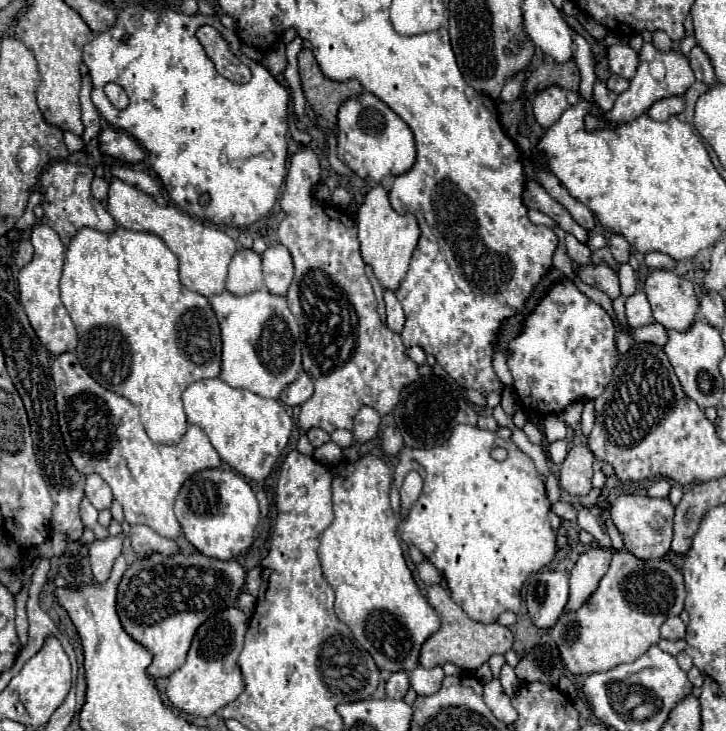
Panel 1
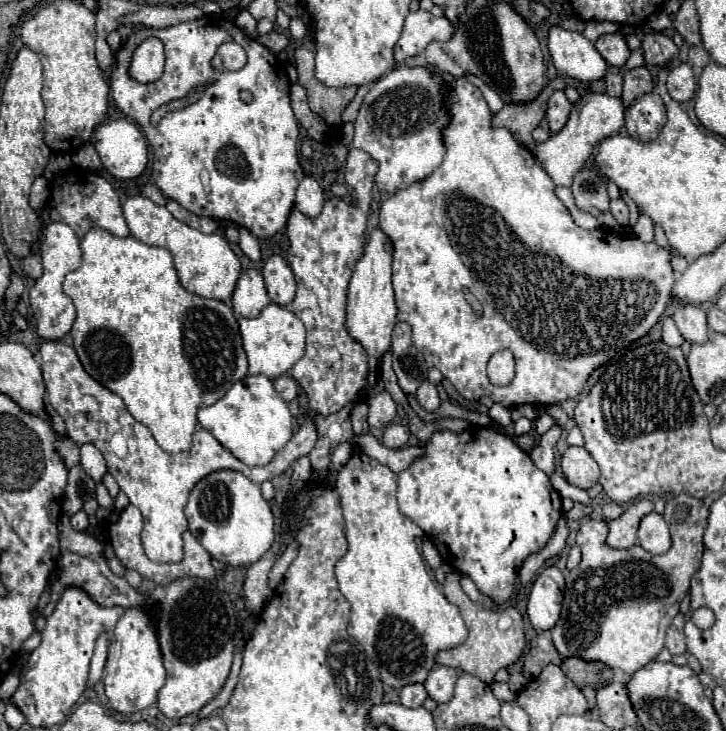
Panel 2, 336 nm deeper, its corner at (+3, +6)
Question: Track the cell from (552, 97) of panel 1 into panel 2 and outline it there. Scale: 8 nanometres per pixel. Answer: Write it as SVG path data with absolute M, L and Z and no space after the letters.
M554 92L548 102L548 110L546 110L546 118L548 118L548 126L552 134L562 130L562 126L566 124L570 116L570 110L572 110L572 104L564 96L564 92Z

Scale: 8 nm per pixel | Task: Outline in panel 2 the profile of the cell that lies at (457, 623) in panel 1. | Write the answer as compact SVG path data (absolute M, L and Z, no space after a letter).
M452 572L446 576L446 582L444 582L444 596L456 604L462 612L462 618L470 630L470 636L464 644L452 648L452 650L444 650L444 652L438 652L436 656L436 662L442 664L442 666L450 666L450 668L460 668L464 670L466 674L472 674L476 678L480 678L484 684L490 684L494 680L494 674L500 670L500 668L508 668L512 664L518 662L518 658L522 656L524 652L524 646L526 646L526 640L524 640L524 622L522 622L522 616L516 608L508 608L508 614L512 618L512 626L506 628L506 630L500 630L498 628L498 618L500 618L500 612L498 610L476 610L474 602L464 594L462 586L460 586L460 574Z

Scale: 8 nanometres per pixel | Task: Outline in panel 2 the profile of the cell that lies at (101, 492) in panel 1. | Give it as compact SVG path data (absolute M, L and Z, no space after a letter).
M82 444L80 446L80 464L84 468L84 472L94 480L100 482L102 476L106 474L106 462L102 452L94 446L94 444Z

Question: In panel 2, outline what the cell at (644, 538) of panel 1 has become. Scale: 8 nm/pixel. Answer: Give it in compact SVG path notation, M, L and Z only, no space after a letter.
M650 512L638 528L638 542L644 550L648 550L650 554L664 554L670 550L672 540L670 540L670 532L668 532L668 524L664 522L664 518L656 512Z

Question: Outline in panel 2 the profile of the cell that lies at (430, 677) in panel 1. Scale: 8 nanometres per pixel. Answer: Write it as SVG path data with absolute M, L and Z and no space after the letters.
M436 666L424 686L428 690L428 696L436 702L448 702L452 696L454 696L454 684L458 680L458 674L454 668L448 668L448 666Z

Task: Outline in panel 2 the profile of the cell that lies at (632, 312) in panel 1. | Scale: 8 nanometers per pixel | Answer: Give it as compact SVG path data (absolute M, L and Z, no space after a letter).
M666 318L666 320L664 320L662 336L664 336L664 342L670 344L670 346L680 346L680 344L684 342L684 338L682 338L682 334L678 332L678 328L676 328L676 324L674 324L672 318Z

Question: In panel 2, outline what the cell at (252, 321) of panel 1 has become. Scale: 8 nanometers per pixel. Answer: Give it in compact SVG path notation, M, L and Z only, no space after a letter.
M268 304L258 318L240 318L240 334L244 342L244 350L248 356L248 374L264 374L270 380L288 374L290 368L304 356L306 340L304 340L304 324L288 312L284 306Z

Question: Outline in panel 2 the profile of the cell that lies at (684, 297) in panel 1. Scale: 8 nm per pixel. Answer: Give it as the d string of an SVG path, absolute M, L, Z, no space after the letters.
M686 304L680 310L674 312L674 322L680 330L680 334L688 340L688 342L706 342L708 340L708 324L706 324L706 312L700 306L694 304Z

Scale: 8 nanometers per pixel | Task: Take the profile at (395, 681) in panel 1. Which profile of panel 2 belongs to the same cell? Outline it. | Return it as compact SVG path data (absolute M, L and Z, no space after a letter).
M414 684L414 686L404 686L400 692L400 704L406 708L420 708L422 702L426 700L428 692L424 684Z

